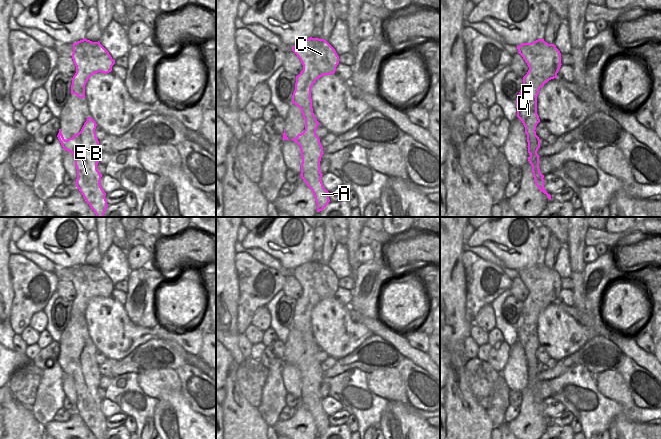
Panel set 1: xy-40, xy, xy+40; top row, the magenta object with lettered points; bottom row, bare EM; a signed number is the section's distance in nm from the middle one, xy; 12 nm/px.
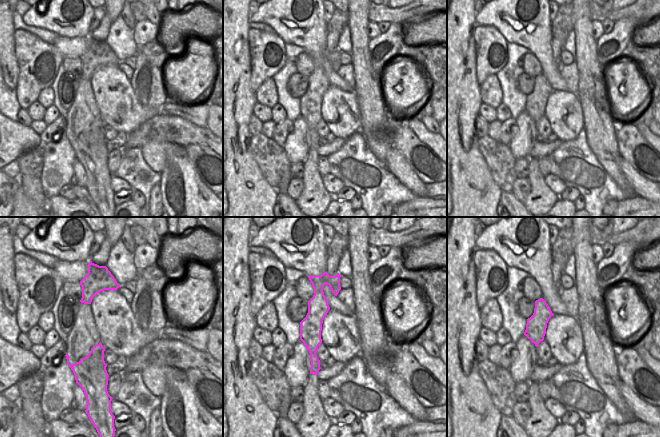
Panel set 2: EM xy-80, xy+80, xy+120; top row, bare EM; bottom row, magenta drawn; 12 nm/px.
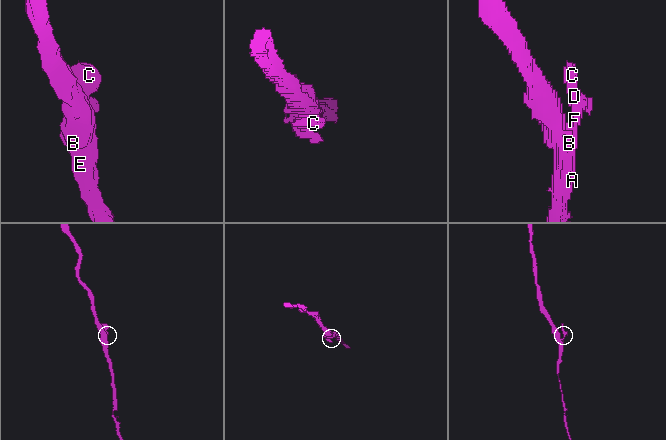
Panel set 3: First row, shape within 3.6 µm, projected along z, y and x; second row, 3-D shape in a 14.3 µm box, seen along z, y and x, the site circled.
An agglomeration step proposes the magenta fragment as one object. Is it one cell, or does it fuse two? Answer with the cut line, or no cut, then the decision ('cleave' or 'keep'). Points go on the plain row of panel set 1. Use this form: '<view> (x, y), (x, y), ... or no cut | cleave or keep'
no cut | keep

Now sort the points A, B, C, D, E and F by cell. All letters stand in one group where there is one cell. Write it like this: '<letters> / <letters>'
A B C D E F

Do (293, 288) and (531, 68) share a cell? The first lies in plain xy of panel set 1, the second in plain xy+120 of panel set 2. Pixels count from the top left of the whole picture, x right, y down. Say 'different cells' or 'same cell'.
same cell

